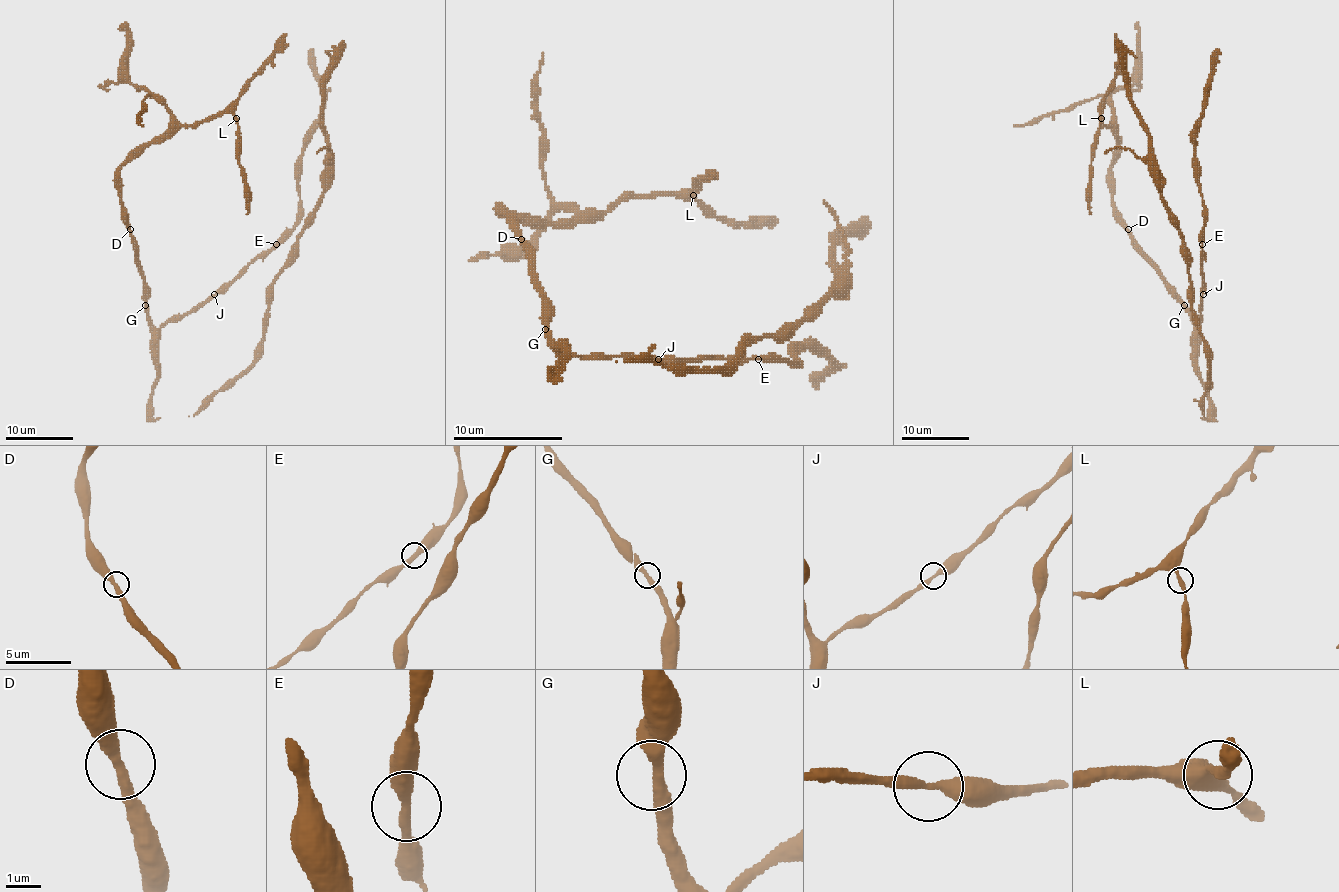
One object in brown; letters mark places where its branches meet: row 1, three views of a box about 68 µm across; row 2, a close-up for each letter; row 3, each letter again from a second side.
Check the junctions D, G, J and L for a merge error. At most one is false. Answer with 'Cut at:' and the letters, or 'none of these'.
Cut at: none of these

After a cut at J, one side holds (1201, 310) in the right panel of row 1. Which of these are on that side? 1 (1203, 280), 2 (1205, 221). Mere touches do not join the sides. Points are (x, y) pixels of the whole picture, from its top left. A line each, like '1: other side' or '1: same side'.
1: other side
2: other side

